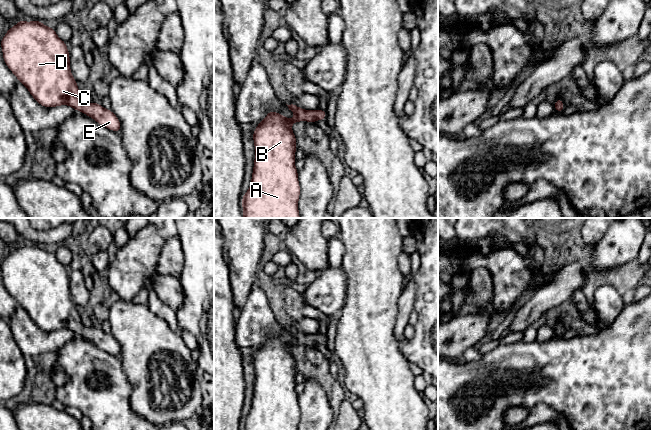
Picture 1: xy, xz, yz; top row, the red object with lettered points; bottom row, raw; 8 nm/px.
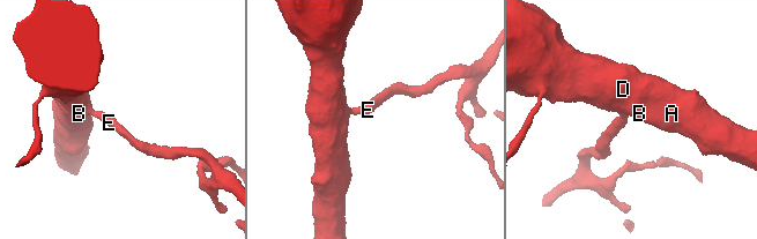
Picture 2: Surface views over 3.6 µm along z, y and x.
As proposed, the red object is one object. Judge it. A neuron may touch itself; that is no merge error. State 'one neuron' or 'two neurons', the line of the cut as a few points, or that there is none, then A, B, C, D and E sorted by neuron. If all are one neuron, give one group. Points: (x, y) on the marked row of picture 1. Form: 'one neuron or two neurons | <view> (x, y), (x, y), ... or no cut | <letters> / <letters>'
one neuron | no cut | A B C D E

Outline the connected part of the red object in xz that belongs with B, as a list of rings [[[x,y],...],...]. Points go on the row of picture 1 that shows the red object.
[[[293,104],[287,106],[295,114],[294,119],[269,111],[254,129],[255,159],[250,187],[242,197],[243,218],[300,218],[300,184],[295,168],[297,145],[291,125],[304,120],[311,123],[326,120],[326,110],[304,110]]]

